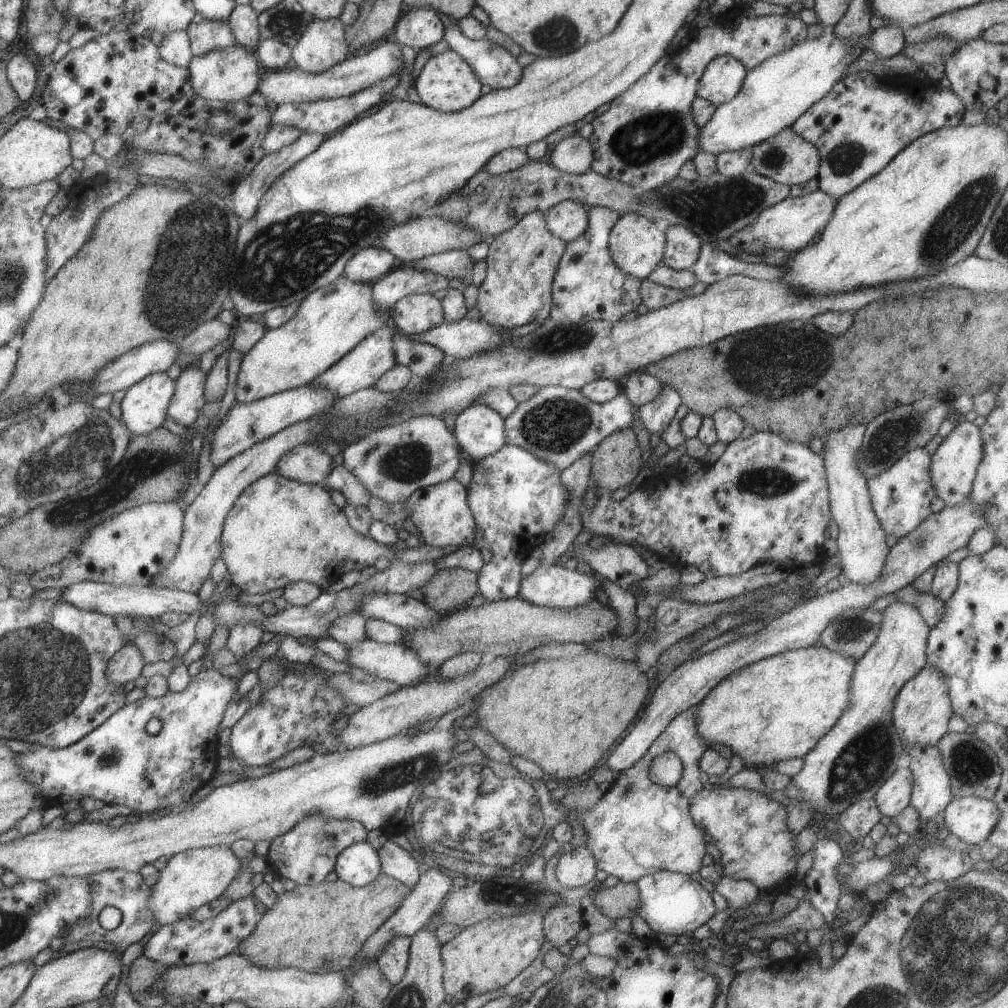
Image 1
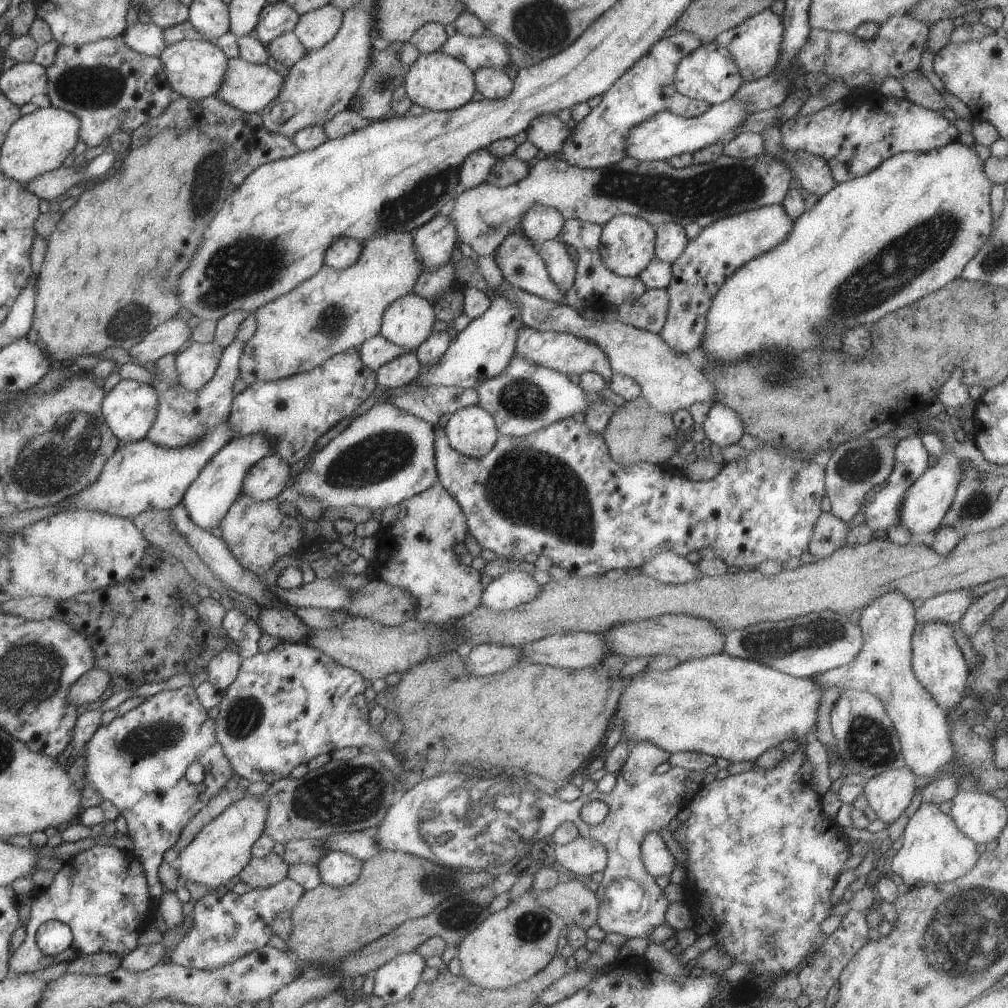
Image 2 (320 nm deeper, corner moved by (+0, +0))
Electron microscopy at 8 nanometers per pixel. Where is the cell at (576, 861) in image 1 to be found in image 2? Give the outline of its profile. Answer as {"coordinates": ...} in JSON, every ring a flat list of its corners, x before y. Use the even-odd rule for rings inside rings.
{"coordinates":[[578,836,553,848,557,867,573,876,590,876,604,871,607,862,605,847,595,839]]}

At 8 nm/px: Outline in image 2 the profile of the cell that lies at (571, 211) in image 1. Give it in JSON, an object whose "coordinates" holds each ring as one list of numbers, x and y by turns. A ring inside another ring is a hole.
{"coordinates":[[533,205,522,214,519,231,531,242,540,243,558,237,564,222,555,208]]}

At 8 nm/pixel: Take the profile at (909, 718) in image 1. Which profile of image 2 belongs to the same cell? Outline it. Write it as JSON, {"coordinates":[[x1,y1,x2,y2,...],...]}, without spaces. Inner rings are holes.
{"coordinates":[[939,621,917,623,911,637,911,648,911,664,915,678,918,678,934,701,948,712,967,694,970,676,970,668,957,646,952,626]]}

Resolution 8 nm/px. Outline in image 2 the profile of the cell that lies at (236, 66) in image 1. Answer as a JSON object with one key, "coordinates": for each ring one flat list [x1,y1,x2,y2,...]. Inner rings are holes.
{"coordinates":[[183,39,165,45,157,57,161,61,164,77,173,92,192,99,208,97,220,88,228,61,217,45,201,39]]}

